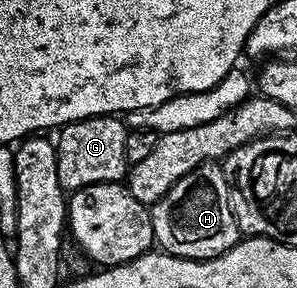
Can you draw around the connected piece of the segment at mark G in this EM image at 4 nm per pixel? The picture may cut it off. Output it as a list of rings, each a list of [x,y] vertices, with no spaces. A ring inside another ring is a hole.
[[[101,116],[69,122],[55,139],[58,156],[58,184],[66,192],[81,190],[94,184],[125,181],[130,169],[126,160],[126,136],[129,127],[119,117]]]

